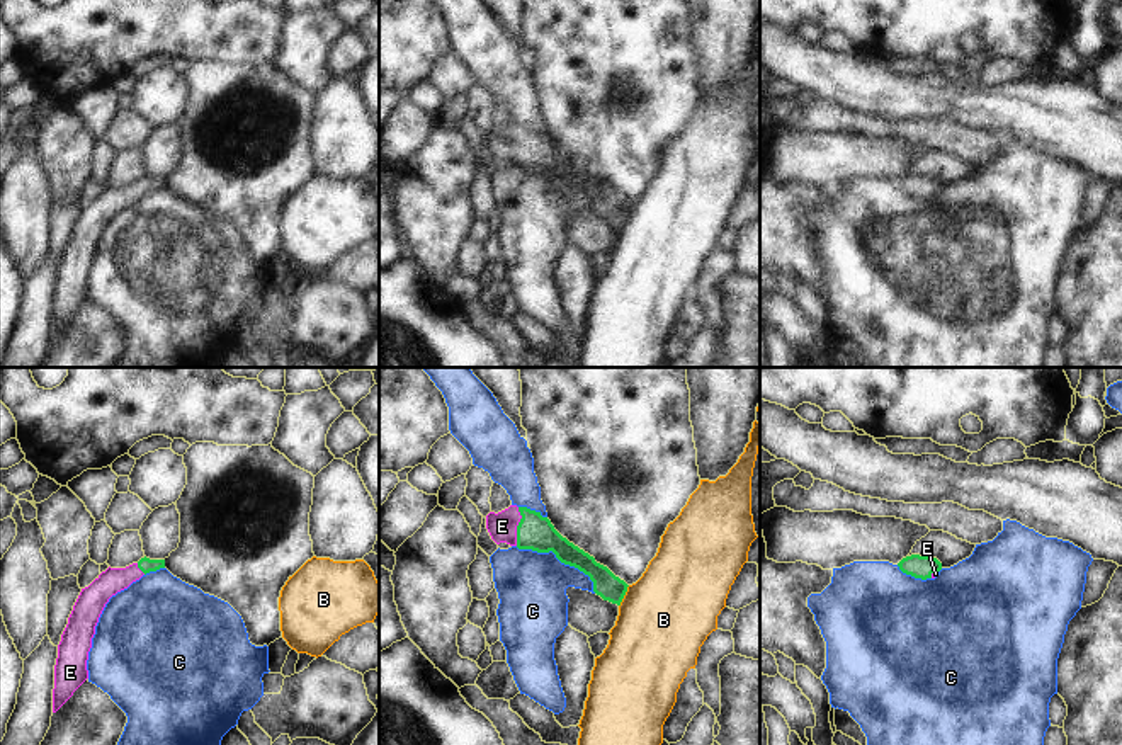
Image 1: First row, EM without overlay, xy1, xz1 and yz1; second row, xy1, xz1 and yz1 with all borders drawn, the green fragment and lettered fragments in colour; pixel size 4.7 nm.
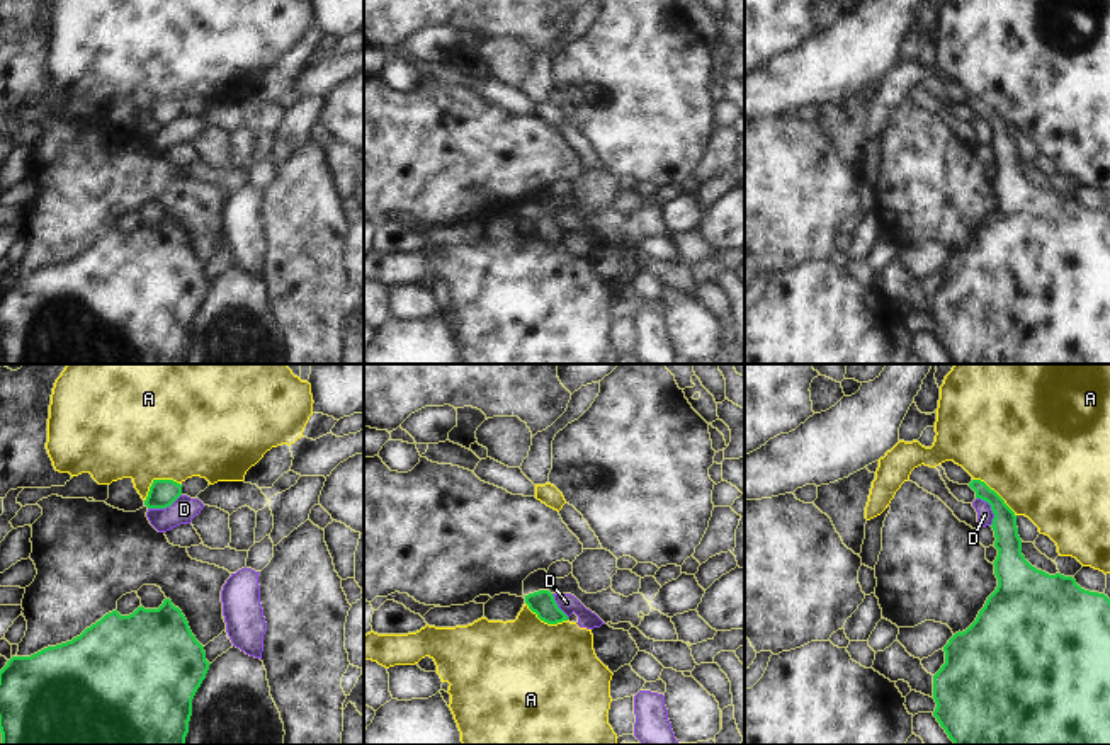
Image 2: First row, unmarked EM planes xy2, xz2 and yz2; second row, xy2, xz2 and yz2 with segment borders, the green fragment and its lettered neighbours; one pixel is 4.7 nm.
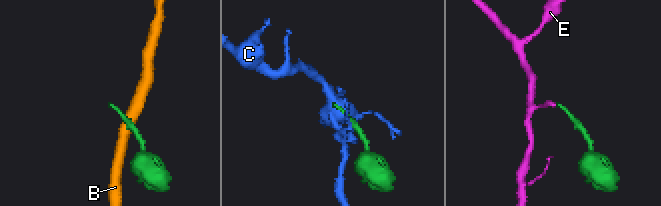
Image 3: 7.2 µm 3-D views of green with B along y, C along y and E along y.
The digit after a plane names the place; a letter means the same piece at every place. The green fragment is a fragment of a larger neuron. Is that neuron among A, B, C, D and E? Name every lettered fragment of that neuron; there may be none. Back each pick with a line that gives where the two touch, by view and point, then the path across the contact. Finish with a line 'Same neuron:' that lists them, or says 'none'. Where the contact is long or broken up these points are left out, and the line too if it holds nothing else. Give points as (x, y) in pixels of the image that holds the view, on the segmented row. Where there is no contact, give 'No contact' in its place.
E: Touches green at xz1 (517, 526). Path across: xz1 (536, 533), (517, 526), (502, 526)
Same neuron: E.

